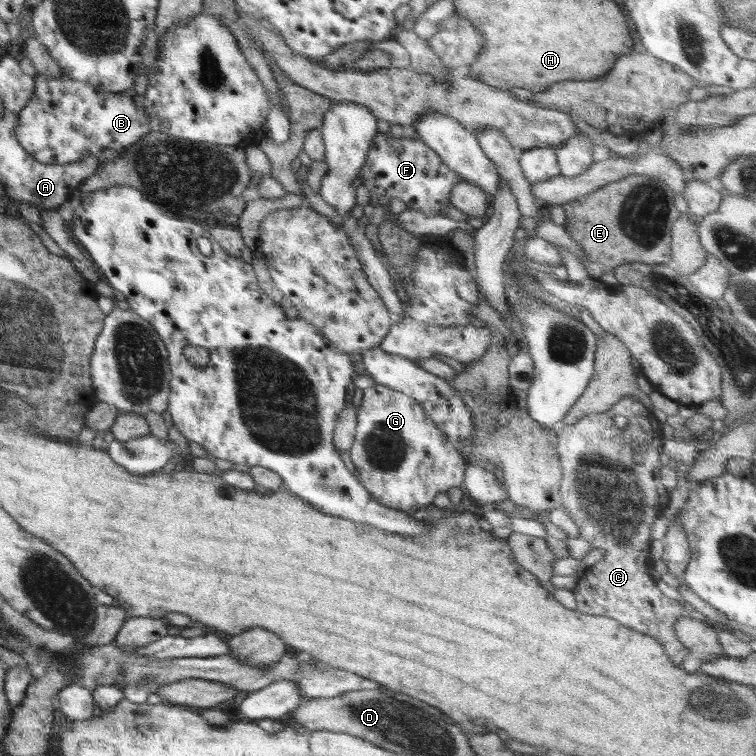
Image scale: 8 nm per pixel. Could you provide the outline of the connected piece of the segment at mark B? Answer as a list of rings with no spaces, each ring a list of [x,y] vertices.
[[[35,74],[34,92],[19,115],[15,135],[22,148],[42,164],[68,164],[94,156],[98,164],[118,158],[150,132],[144,98],[132,87],[120,94],[104,92],[66,74]]]

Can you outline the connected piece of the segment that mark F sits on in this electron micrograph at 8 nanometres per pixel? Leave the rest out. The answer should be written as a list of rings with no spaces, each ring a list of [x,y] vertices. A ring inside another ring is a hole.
[[[379,131],[372,138],[366,162],[356,177],[361,179],[370,195],[382,202],[402,209],[418,210],[426,216],[446,214],[444,207],[450,204],[450,191],[462,181],[454,170],[440,162],[439,154],[419,138],[405,135],[397,139]]]

